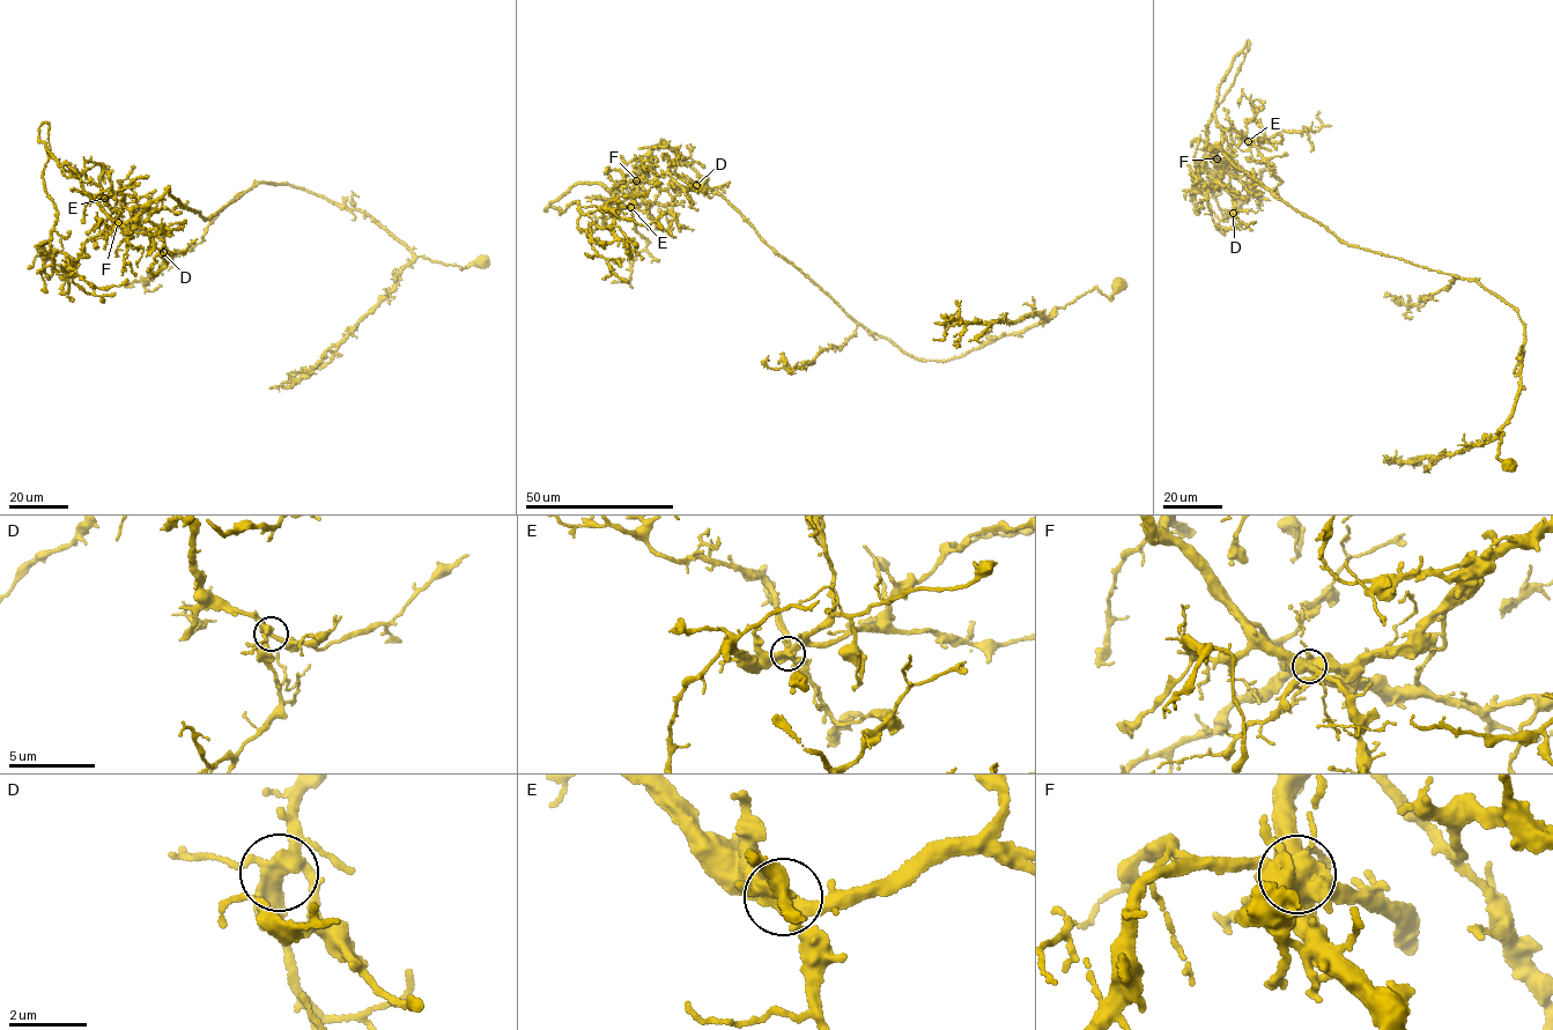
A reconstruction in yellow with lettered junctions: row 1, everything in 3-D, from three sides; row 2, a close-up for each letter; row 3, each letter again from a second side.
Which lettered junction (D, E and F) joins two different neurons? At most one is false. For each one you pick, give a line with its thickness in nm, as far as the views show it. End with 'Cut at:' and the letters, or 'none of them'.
F: calibre 650 nm
Cut at: F

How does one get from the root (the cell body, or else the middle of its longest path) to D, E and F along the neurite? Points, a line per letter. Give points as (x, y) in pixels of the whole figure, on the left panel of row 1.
D: (481, 264), (461, 269), (416, 256), (356, 209), (263, 182), (207, 220), (167, 191), (137, 225), (163, 252)
E: (481, 264), (416, 256), (288, 185), (207, 220), (167, 191), (125, 222), (104, 198)
F: (481, 264), (461, 269), (416, 256), (362, 212), (270, 183), (254, 184), (208, 220), (167, 191), (118, 222)

